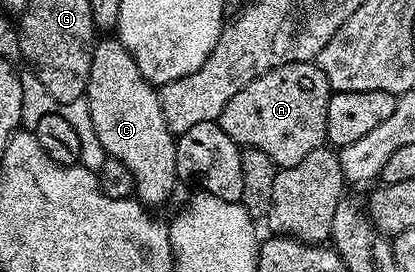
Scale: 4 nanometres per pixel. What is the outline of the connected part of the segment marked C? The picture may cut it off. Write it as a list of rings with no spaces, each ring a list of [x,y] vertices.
[[[119,37],[99,39],[90,60],[90,80],[86,91],[88,122],[96,142],[107,157],[122,160],[134,176],[135,197],[149,208],[157,208],[178,186],[176,176],[176,138],[162,116],[157,87],[147,82],[126,52]]]

